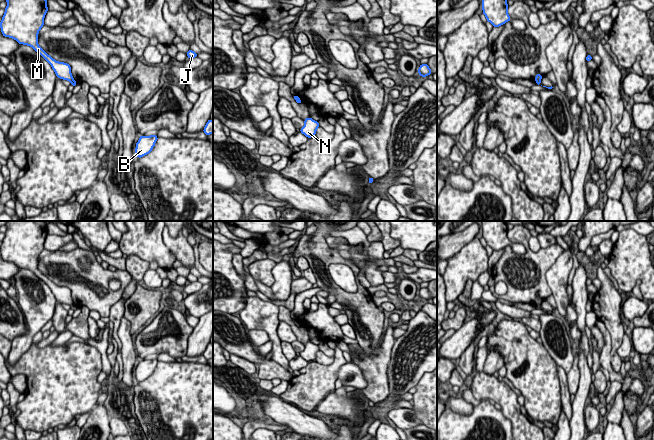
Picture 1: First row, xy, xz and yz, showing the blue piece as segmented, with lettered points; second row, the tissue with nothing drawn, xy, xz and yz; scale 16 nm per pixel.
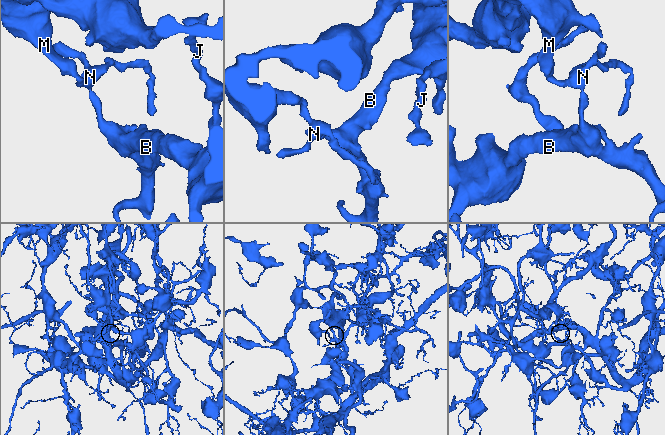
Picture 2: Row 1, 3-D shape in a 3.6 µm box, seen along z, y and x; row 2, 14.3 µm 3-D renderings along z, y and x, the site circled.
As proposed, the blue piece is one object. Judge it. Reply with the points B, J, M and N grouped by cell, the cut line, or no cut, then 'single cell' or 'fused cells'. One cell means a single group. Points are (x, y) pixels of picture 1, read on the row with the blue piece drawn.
groups B N / J M; cut yz (539, 80), (536, 82); fused cells

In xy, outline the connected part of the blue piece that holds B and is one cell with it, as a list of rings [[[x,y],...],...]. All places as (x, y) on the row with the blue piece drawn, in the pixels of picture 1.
[[[141,135],[138,142],[136,143],[135,153],[138,158],[141,158],[149,154],[158,139],[156,135],[143,136]]]

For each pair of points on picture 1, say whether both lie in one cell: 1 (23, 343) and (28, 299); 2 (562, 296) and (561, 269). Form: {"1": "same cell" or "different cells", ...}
{"1": "same cell", "2": "same cell"}

